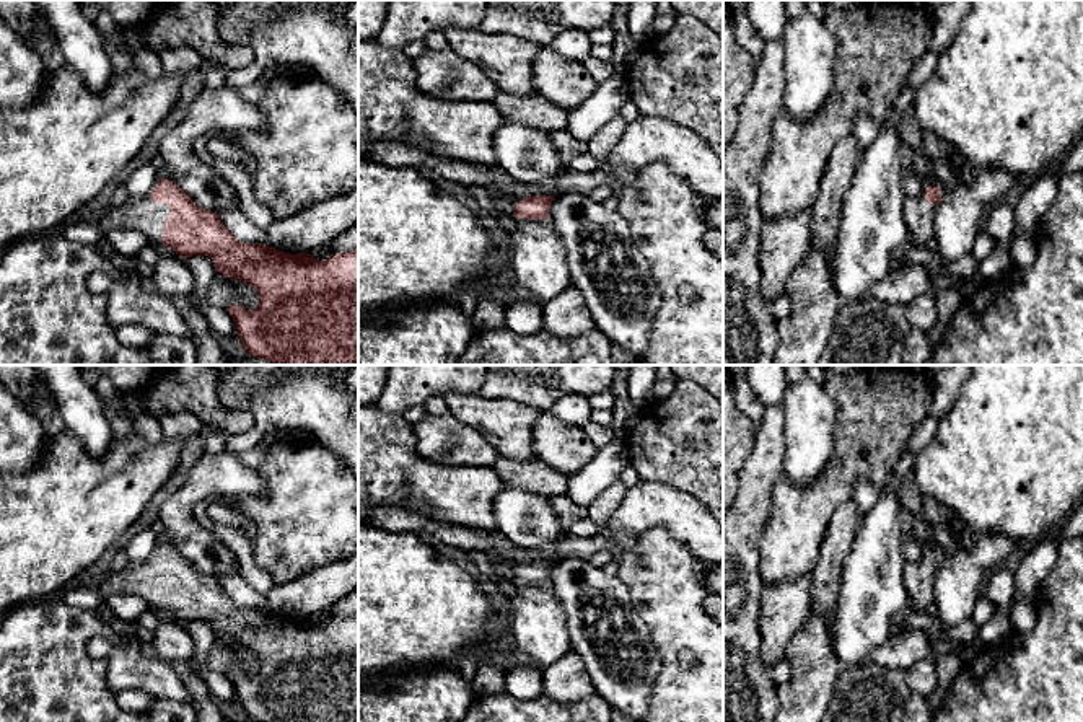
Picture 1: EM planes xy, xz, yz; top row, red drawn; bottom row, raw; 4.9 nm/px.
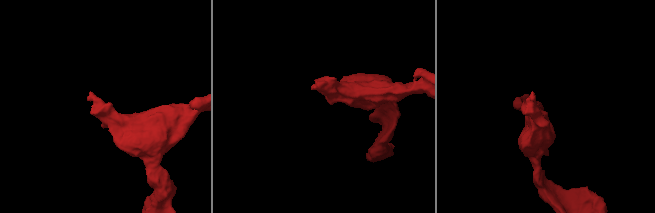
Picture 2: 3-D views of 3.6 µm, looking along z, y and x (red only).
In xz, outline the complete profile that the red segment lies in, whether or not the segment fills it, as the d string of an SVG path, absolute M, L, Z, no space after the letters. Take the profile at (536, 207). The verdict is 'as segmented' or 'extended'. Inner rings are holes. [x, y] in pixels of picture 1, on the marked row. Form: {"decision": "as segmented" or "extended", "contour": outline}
{"decision": "as segmented", "contour": "M531 196L516 202L513 217L518 218L531 218L531 220L547 220L550 202L555 196Z"}

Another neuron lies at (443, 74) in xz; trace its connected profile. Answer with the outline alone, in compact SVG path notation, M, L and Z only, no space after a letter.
M428 49L412 60L420 91L446 101L479 99L492 103L498 86L479 65L459 57L453 49Z

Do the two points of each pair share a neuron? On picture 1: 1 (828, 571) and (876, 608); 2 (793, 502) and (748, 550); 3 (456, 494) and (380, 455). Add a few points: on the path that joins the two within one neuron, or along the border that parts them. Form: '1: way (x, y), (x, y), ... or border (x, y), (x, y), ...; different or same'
1: border (854, 543), (844, 561), (837, 598), (831, 608); different
2: border (772, 497), (769, 520), (761, 541), (762, 574); different
3: way (437, 491), (419, 486), (399, 471); same

